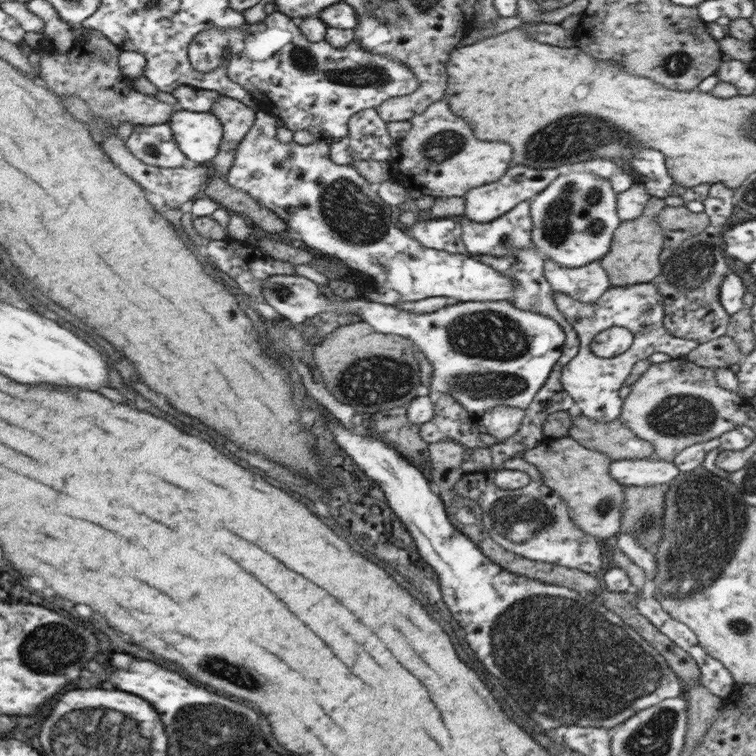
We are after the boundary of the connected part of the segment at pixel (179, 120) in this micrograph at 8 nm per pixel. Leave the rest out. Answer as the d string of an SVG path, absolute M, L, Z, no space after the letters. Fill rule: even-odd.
M176 110L168 123L173 128L174 141L192 162L208 164L218 154L224 132L220 119L210 111Z

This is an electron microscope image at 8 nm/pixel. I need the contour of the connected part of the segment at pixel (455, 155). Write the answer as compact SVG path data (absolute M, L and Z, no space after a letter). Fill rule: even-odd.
M446 100L430 104L422 114L408 120L412 130L390 146L391 179L416 195L463 197L468 190L497 181L508 169L512 148L506 142L482 142L470 126L450 112Z

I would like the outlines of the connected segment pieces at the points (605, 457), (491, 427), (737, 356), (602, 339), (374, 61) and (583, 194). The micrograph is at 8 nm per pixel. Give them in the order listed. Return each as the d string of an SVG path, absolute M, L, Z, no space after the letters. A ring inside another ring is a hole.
M568 436L542 440L534 448L524 451L523 459L534 464L545 486L566 502L568 515L585 534L597 538L617 537L626 510L627 488L617 483L610 473L613 462L610 453L586 448Z
M504 405L494 406L480 416L481 424L484 424L488 434L495 436L497 443L514 435L523 418L524 409Z
M728 335L699 343L698 347L687 354L687 359L706 368L729 368L743 360L738 344Z
M612 327L596 334L590 349L596 356L609 359L626 352L632 343L632 331L624 327Z
M278 10L278 12L272 12L268 14L262 22L257 24L247 24L245 30L231 30L231 28L210 28L209 30L204 30L199 34L194 36L194 39L190 41L188 45L187 56L191 66L198 71L206 72L216 70L220 68L221 60L223 60L223 54L225 54L226 49L230 53L229 64L228 64L228 77L232 82L239 84L242 88L245 88L252 96L254 100L258 100L259 108L261 110L272 113L276 118L280 120L280 123L284 125L288 130L292 130L292 133L297 132L298 130L306 130L311 134L314 134L318 140L326 140L328 138L340 138L344 139L349 132L348 122L350 117L354 116L358 111L362 111L366 108L376 109L382 102L388 98L399 97L402 95L408 95L416 89L418 89L418 80L414 76L414 72L410 71L406 66L400 65L399 63L393 62L391 59L382 57L378 54L373 54L364 50L358 42L352 41L345 48L334 48L330 46L328 42L322 40L320 42L312 42L306 38L297 24L294 24L294 20L286 17L286 14L283 14Z
M586 170L558 175L530 202L533 246L563 268L579 268L601 259L610 250L614 231L623 219L618 216L617 200L618 194L606 178Z

